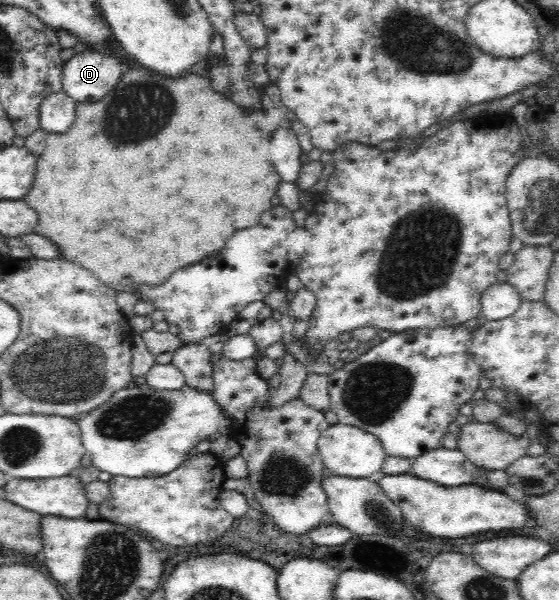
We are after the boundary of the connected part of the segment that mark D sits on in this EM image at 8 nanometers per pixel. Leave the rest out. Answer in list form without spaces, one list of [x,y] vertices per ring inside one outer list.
[[[88,49],[64,62],[60,84],[78,103],[95,103],[117,85],[121,76],[121,64],[113,56]]]

